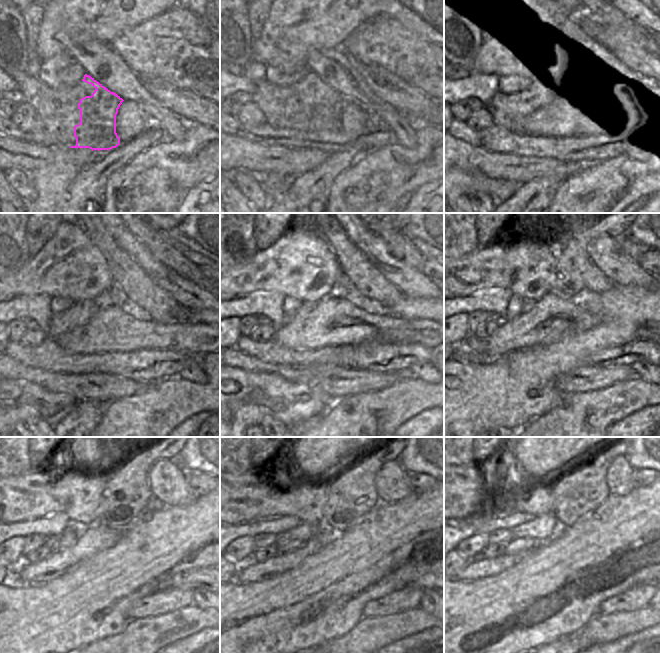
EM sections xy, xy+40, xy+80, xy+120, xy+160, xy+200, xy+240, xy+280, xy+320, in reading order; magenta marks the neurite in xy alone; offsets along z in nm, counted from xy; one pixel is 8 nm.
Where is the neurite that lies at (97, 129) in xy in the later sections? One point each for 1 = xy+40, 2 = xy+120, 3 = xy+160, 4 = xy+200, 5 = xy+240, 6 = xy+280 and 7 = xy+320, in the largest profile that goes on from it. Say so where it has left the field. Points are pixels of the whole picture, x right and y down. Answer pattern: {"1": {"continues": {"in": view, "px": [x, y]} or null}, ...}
{"1": {"continues": {"in": "xy+40", "px": [323, 112]}}, "2": {"continues": {"in": "xy+120", "px": [111, 329]}}, "3": {"continues": {"in": "xy+160", "px": [335, 321]}}, "4": {"continues": {"in": "xy+200", "px": [551, 318]}}, "5": {"continues": {"in": "xy+240", "px": [97, 537]}}, "6": {"continues": {"in": "xy+280", "px": [251, 571]}}, "7": {"continues": {"in": "xy+320", "px": [474, 569]}}}

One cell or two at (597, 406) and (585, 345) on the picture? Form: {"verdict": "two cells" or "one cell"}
{"verdict": "two cells"}

